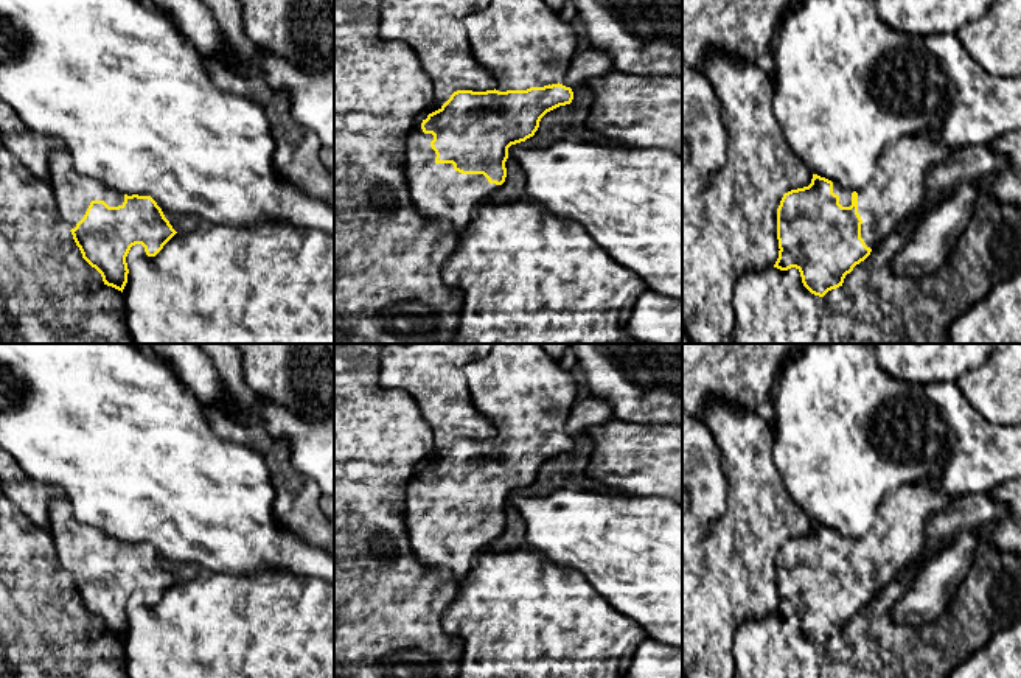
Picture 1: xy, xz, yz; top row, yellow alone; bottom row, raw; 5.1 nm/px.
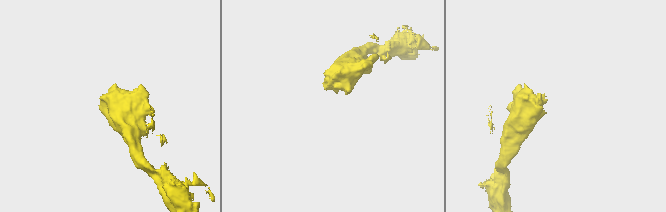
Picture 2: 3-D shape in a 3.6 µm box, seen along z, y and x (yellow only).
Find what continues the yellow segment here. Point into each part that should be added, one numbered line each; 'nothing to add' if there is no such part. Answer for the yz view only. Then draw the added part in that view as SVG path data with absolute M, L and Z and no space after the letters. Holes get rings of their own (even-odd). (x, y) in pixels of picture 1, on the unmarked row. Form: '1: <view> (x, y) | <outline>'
1: yz (899, 534) | M936 481L903 484L883 496L872 529L856 540L867 596L890 585L925 550L928 519L957 498L943 493Z

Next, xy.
1: xy (73, 541) | M65 498L50 502L48 518L48 535L54 543L57 563L68 578L84 566L92 549L104 549L109 555L124 550L124 543L95 527L76 522L73 507Z

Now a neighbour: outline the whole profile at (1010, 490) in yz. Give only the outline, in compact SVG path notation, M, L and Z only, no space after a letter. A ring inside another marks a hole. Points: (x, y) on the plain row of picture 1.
M1021 477L995 487L988 495L1004 502L1009 513L977 529L959 532L948 547L932 555L908 591L892 603L897 625L922 627L936 622L970 572L979 544L1021 557Z

